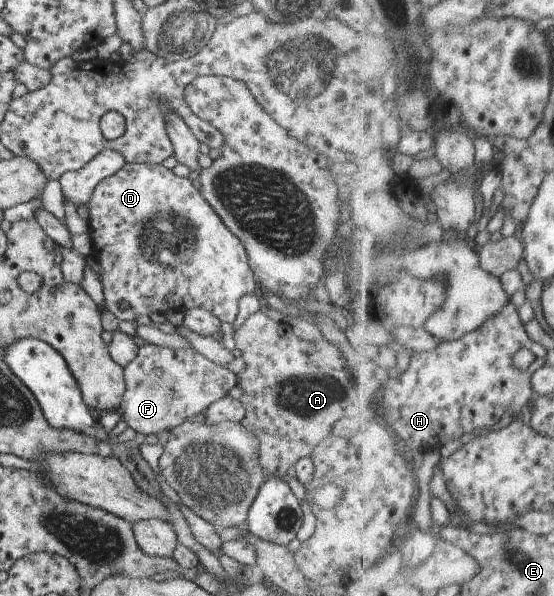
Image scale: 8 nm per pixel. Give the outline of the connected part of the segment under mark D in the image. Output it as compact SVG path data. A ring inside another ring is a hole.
M128 162L122 166L122 169L116 171L112 175L102 179L96 187L92 195L90 195L90 201L87 203L88 208L88 234L92 241L91 251L96 268L98 270L98 277L101 281L104 303L102 303L102 309L98 309L99 313L110 312L118 321L119 320L134 320L138 315L150 315L152 311L164 314L169 311L184 312L186 309L192 309L193 307L202 307L208 311L211 315L214 315L220 322L232 323L234 317L238 312L238 299L242 295L246 294L260 294L256 279L253 277L253 273L248 265L248 257L246 257L246 251L242 247L242 243L238 241L238 238L234 237L216 212L206 203L206 200L200 195L200 192L196 190L191 181L188 178L181 178L174 175L172 170L164 168L162 164L145 164L145 163L132 163ZM120 301L126 303L126 309L120 307Z

